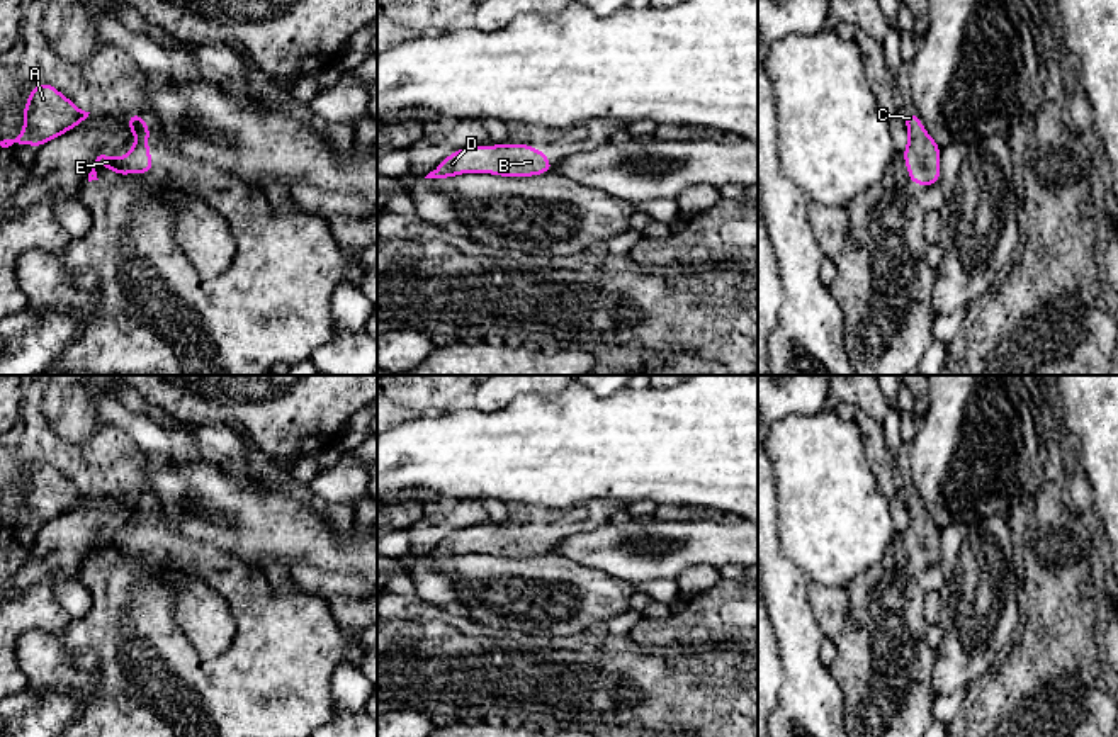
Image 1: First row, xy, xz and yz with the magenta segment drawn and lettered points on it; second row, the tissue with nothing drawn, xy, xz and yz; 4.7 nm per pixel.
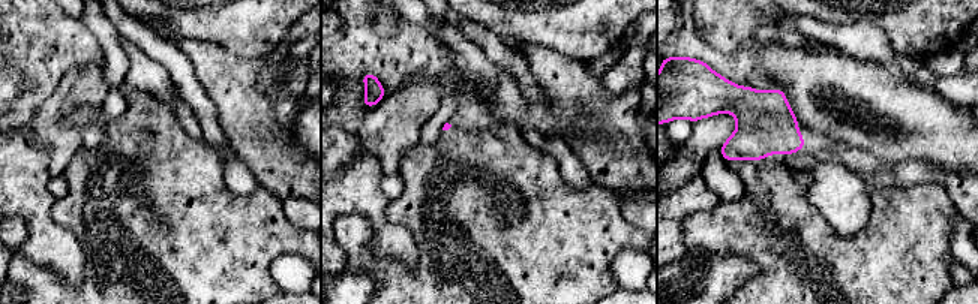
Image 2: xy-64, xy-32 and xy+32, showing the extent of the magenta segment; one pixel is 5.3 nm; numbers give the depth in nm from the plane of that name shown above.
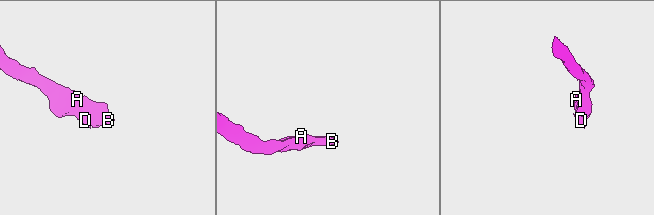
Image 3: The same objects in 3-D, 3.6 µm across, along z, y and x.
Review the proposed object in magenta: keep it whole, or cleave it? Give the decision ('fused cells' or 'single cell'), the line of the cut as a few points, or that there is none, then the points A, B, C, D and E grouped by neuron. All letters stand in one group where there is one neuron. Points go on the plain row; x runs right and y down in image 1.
single cell; no cut; A B C D E

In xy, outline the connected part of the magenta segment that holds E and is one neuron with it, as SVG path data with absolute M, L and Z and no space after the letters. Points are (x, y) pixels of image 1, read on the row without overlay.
M139 492L127 496L129 513L138 516L138 521L129 528L124 540L119 540L114 535L100 535L93 542L93 549L88 554L88 562L99 560L95 549L99 545L104 545L114 552L114 555L129 555L129 554L153 554L151 547L151 533L148 530L148 520L150 520L150 506L143 501Z

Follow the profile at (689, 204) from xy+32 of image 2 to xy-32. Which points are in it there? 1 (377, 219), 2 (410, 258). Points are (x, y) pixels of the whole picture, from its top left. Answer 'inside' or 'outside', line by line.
1: inside
2: inside

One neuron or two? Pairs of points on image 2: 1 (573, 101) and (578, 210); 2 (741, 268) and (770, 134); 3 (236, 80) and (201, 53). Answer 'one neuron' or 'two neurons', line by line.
1: two neurons
2: two neurons
3: one neuron

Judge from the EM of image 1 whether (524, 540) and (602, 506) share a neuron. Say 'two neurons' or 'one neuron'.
one neuron

